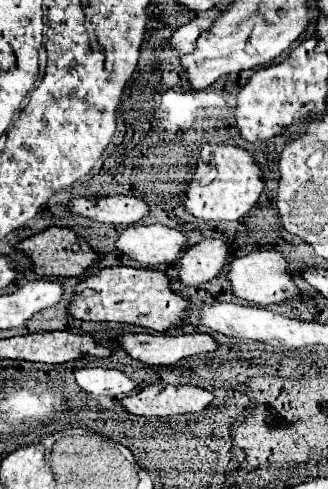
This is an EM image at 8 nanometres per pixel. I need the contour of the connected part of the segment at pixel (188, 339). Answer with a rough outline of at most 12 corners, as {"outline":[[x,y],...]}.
{"outline":[[123,334],[129,356],[151,366],[217,350],[211,334]]}

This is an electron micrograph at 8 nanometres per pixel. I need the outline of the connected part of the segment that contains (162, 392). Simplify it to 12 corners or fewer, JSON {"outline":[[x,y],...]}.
{"outline":[[149,384],[125,396],[137,416],[199,412],[215,396],[199,386]]}

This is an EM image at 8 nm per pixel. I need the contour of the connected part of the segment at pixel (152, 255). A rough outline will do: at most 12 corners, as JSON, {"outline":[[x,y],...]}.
{"outline":[[129,226],[117,250],[159,268],[183,254],[187,232]]}

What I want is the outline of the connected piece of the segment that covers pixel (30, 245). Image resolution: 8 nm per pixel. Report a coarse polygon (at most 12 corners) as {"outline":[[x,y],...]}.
{"outline":[[47,228],[17,248],[39,276],[79,276],[101,258],[71,228]]}

